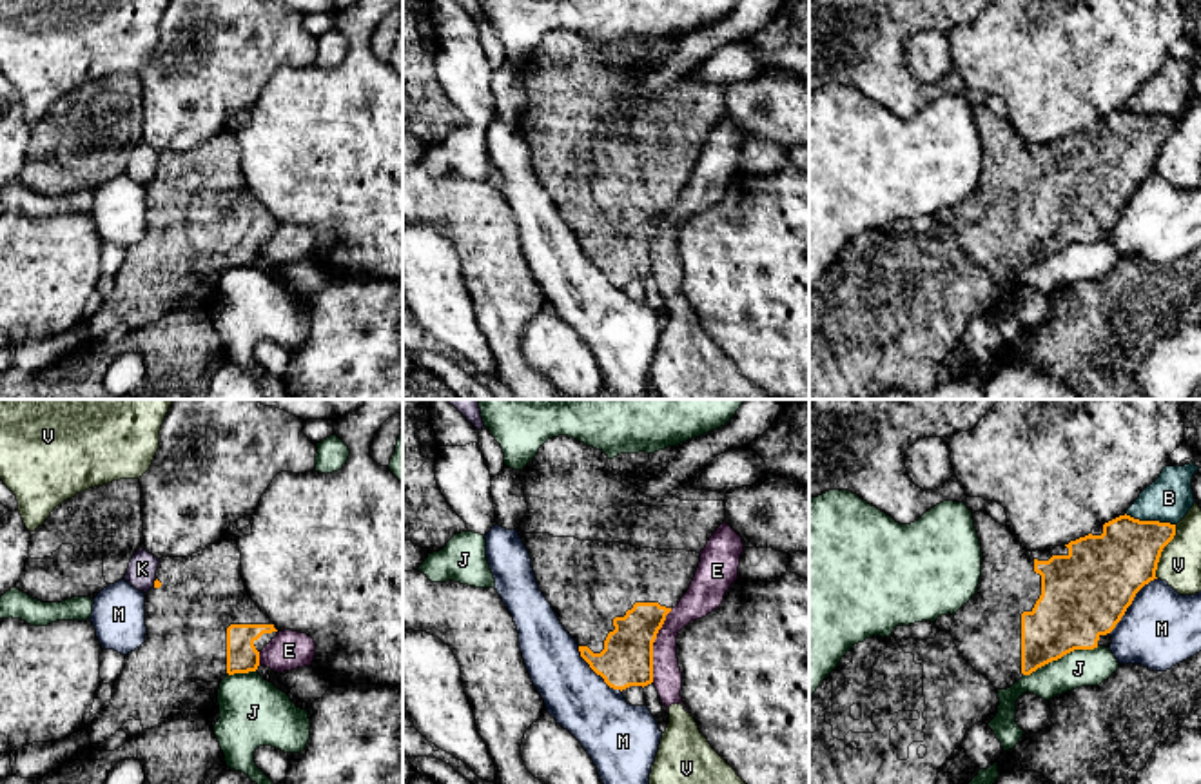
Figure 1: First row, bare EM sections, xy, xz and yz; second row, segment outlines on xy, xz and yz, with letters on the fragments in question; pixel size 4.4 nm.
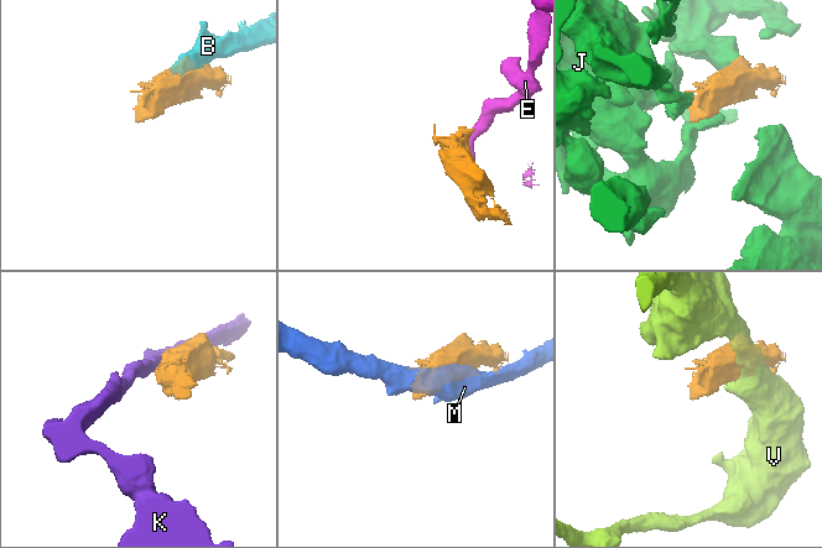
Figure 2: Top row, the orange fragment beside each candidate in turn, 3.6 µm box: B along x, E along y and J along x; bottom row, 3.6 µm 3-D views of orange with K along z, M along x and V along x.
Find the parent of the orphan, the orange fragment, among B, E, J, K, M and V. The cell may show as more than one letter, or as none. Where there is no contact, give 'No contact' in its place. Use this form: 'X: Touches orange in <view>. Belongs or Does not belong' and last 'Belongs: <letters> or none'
B: Touches orange in yz. Does not belong
E: Touches orange in xz. Does not belong
J: Touches orange in yz. Does not belong
K: Touches orange in xy. Does not belong
M: Touches orange in yz. Does not belong
V: Touches orange in yz. Does not belong
Belongs: none

